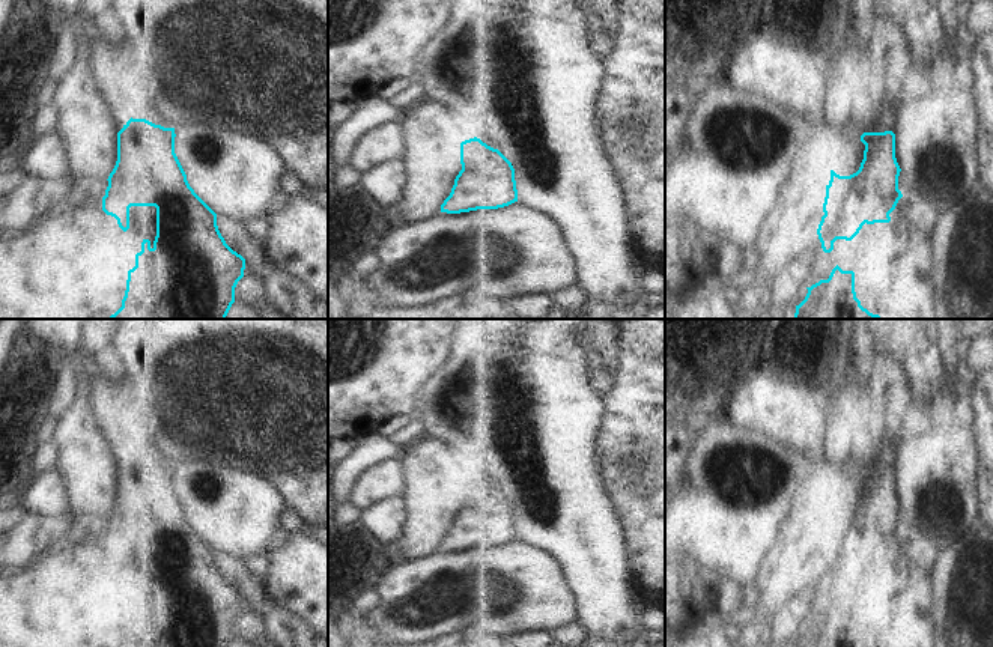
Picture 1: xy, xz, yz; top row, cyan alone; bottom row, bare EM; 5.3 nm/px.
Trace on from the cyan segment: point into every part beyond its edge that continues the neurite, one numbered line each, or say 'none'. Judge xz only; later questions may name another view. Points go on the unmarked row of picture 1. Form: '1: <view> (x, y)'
none.

